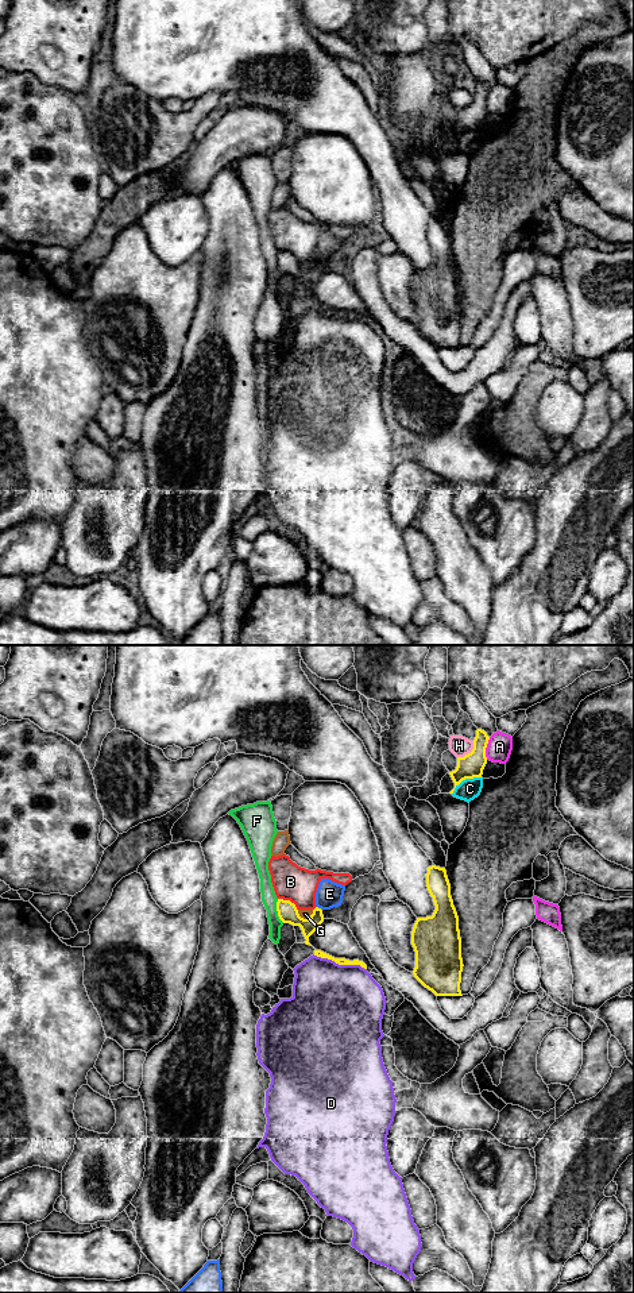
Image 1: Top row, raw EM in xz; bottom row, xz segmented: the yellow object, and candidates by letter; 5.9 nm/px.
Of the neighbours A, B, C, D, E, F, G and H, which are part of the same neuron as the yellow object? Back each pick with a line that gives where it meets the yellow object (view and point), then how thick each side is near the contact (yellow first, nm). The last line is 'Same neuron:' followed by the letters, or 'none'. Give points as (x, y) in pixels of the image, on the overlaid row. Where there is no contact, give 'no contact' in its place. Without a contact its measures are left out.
Same neuron: none

